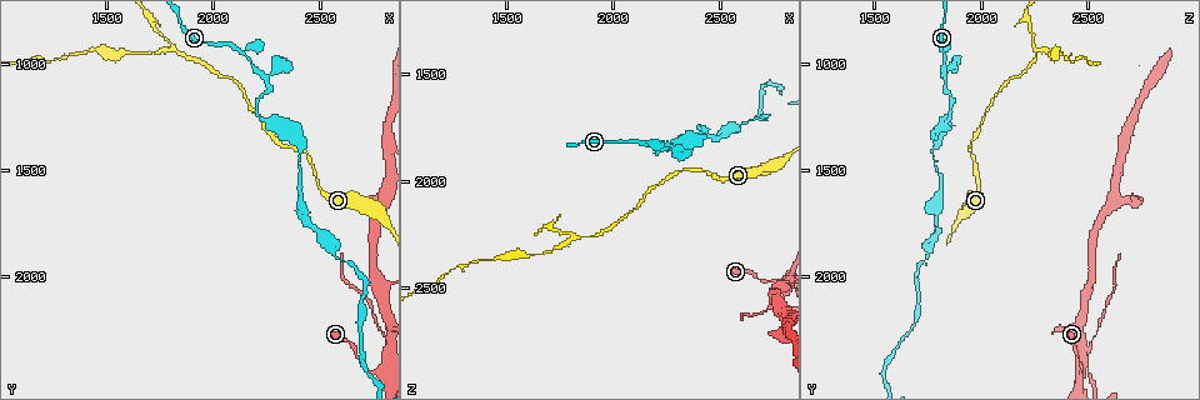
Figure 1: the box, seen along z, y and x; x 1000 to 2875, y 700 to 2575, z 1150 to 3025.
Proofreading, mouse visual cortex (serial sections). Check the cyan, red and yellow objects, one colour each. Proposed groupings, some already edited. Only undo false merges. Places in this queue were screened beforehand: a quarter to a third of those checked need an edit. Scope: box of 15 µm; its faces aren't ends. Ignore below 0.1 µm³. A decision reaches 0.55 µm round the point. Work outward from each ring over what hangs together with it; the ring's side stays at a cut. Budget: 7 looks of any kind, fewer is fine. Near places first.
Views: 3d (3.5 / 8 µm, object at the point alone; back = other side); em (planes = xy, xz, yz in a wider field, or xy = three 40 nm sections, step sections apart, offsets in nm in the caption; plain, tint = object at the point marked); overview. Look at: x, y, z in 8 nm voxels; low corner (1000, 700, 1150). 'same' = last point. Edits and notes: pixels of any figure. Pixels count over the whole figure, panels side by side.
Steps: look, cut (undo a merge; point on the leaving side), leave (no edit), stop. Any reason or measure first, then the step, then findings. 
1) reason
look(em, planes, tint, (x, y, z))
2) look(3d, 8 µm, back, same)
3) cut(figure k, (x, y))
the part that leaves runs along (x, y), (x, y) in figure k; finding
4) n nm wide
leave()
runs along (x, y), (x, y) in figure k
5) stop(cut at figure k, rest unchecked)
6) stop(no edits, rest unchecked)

sharp bend
look(3d, 8 µm, (2790, 2450, 2470))

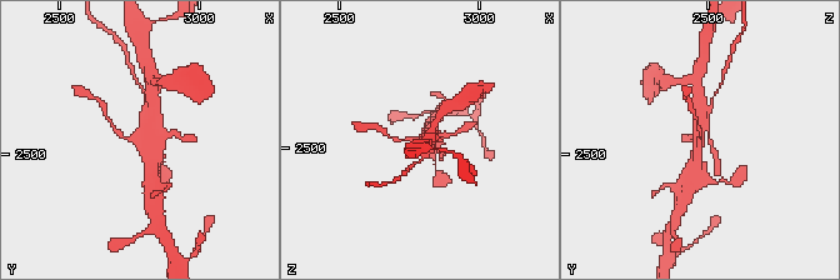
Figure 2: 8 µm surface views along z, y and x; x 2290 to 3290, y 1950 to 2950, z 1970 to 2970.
look(3d, 3.5 µm, (2800, 2450, 2470))

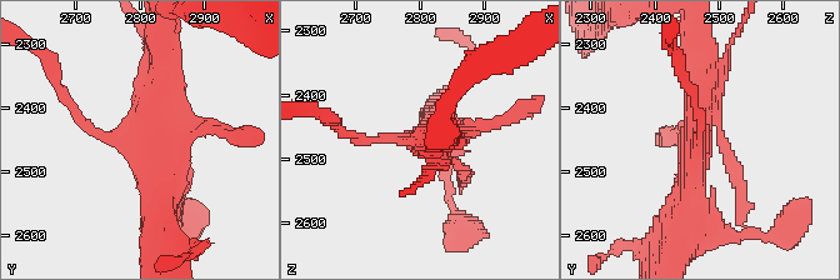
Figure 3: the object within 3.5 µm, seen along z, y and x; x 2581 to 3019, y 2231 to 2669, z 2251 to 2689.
look(em, xy, step 3, tint, (2790, 2445, 2470))

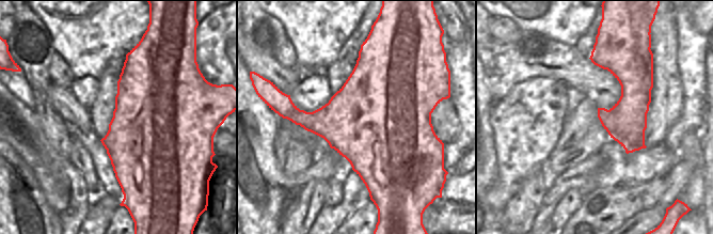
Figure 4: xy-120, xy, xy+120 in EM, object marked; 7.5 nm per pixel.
cut(figure 3, (730, 158))
border along (397, 50), (398, 82), (402, 89) in figure 4; two cells meet here

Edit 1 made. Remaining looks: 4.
sharp bend
look(3d, 3.5 µm, back, (2250, 1070, 1820))

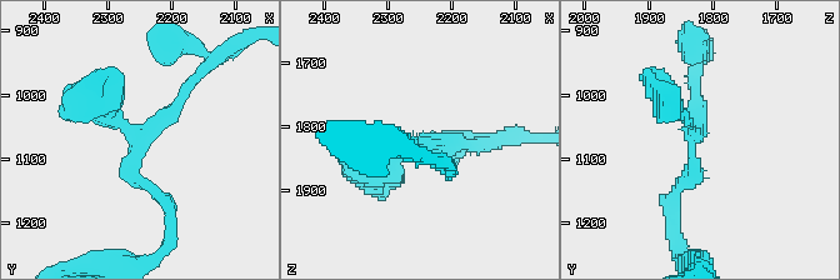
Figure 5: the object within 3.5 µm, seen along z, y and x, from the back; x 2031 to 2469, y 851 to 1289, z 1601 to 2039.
3 arms; arms of 150, 150, 300 nm; shape alone is not enough
look(em, xy, step 1, tint, (2250, 1060, 1830))

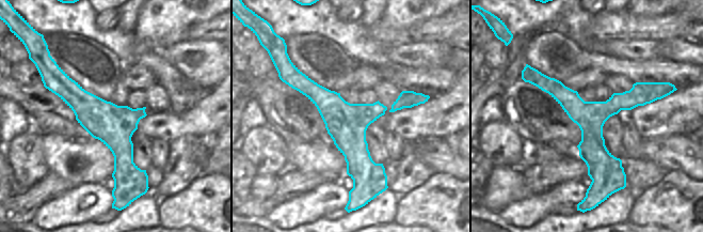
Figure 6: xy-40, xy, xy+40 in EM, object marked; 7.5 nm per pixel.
look(em, xy, step 5, tint, same)

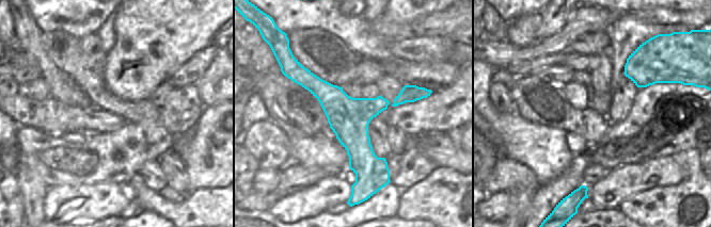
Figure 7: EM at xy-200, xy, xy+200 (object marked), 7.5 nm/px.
leave()
runs along (300, 68), (349, 119), (362, 183) in figure 7; continuous, no second cell

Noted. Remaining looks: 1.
stop(cut at figure 3, rest unchecked)

